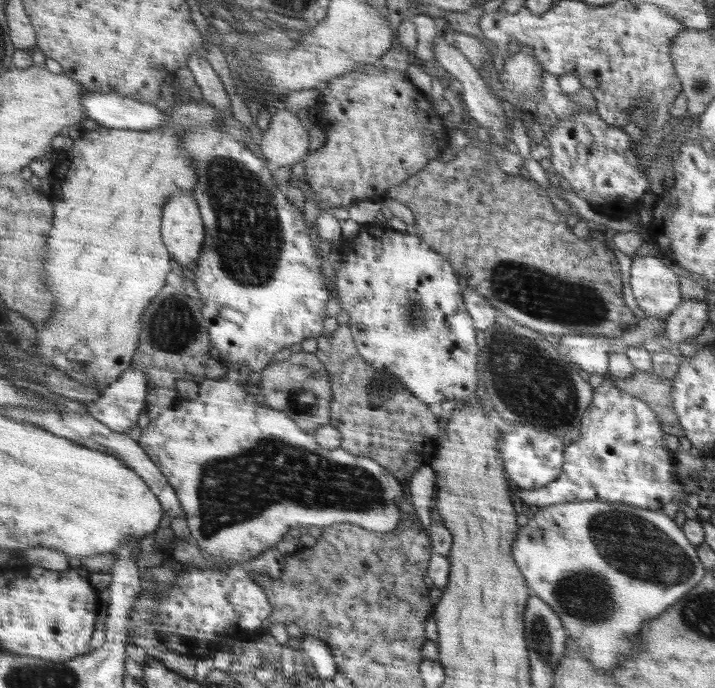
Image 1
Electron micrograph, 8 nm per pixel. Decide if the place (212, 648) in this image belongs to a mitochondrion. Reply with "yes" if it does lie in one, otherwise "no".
no

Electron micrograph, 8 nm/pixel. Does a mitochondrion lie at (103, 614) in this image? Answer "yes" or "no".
no

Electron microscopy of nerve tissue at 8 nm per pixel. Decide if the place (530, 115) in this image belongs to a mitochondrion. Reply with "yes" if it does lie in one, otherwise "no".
no

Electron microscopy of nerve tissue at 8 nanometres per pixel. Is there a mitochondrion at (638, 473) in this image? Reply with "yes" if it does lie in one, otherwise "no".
no

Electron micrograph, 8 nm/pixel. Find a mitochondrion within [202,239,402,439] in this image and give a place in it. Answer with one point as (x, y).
(378, 387)

